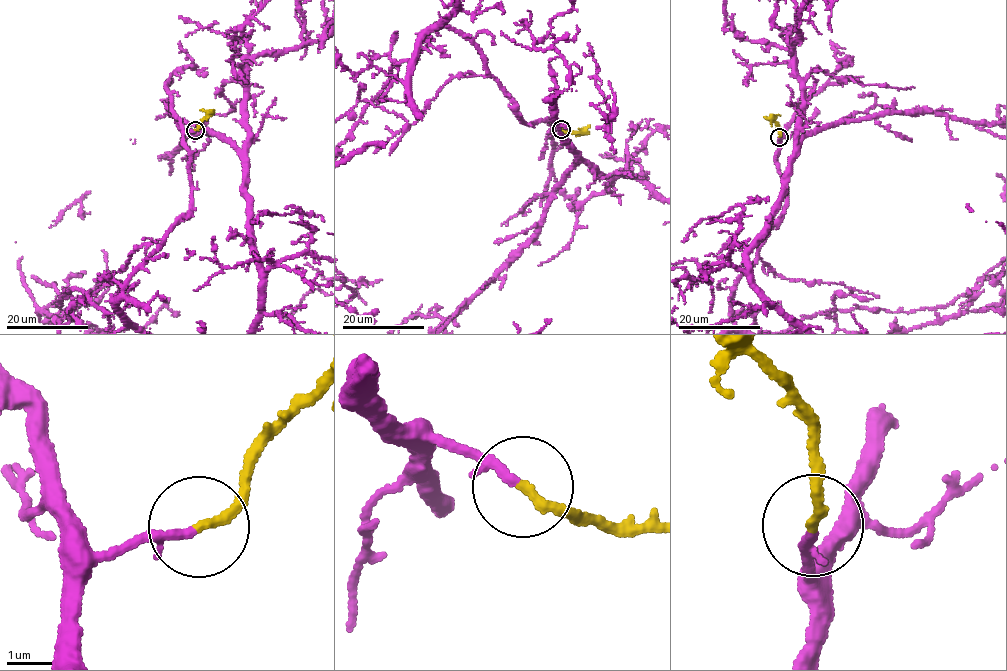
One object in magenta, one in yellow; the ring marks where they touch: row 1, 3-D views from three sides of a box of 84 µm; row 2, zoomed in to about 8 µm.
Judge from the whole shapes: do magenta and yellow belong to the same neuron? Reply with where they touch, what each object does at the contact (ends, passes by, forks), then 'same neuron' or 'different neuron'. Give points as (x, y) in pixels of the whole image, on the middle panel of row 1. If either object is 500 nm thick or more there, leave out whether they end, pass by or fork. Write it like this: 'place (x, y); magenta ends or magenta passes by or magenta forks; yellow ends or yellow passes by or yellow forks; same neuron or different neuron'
place (561, 129); magenta passes by; yellow ends; same neuron

